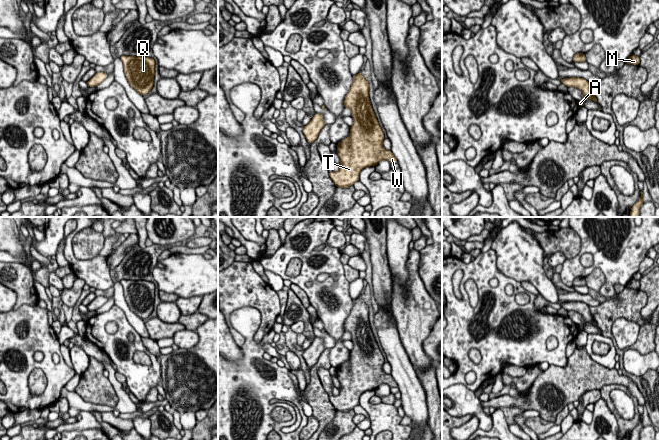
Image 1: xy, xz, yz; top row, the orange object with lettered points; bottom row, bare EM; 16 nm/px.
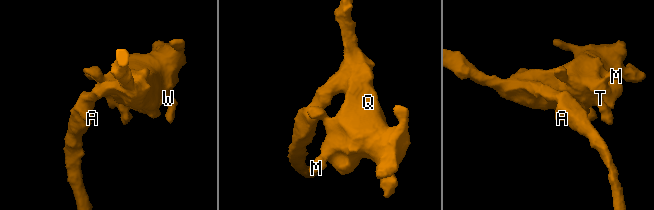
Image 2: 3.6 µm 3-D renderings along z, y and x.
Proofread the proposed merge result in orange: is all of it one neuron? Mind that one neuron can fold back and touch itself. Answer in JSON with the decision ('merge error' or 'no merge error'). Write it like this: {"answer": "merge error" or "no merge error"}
{"answer": "no merge error"}

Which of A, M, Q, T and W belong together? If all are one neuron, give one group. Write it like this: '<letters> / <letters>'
A M Q T W

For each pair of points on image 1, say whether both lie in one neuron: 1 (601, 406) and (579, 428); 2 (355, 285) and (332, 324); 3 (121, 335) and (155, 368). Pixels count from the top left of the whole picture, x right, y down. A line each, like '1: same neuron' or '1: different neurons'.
1: same neuron
2: different neurons
3: same neuron

